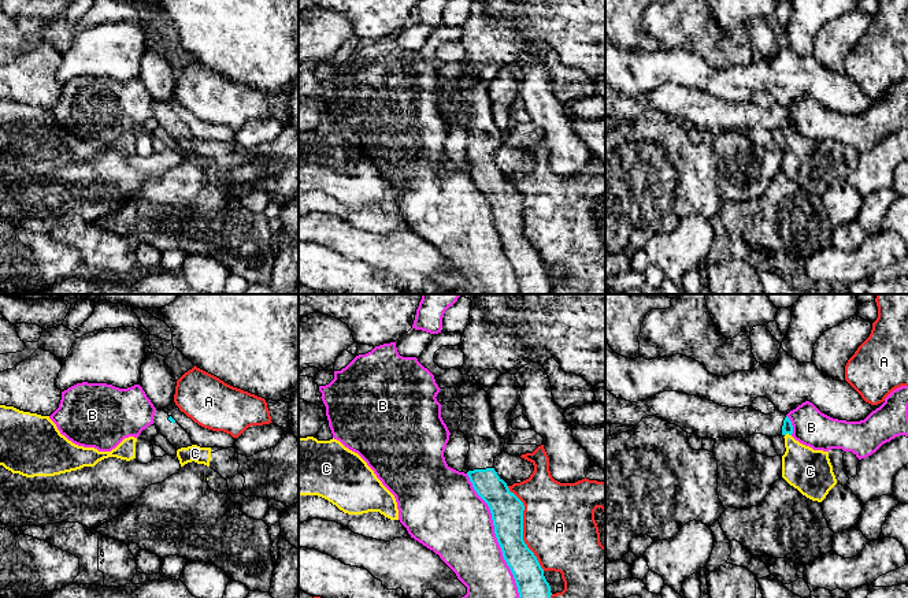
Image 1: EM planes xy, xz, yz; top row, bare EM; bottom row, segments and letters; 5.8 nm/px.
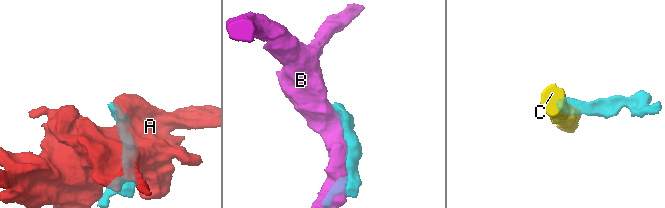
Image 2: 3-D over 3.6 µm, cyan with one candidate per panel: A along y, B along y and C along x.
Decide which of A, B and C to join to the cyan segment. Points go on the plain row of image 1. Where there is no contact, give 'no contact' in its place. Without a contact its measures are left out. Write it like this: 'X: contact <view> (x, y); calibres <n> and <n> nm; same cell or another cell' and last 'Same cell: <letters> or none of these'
A: contact xz (522, 222); calibres 190 and 420 nm; another cell
B: contact xz (496, 230); calibres 190 and 420 nm; another cell
C: contact yz (788, 126); calibres 60 and 260 nm; another cell
Same cell: none of these

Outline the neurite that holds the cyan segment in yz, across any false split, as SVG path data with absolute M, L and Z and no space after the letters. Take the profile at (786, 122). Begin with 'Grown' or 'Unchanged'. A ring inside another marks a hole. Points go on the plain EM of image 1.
Grown. M605 83L605 116L637 119L648 109L656 109L700 131L745 133L753 127L770 131L793 127L790 112L779 104L764 108L752 100L729 101L677 85L663 85L651 92L630 96Z

